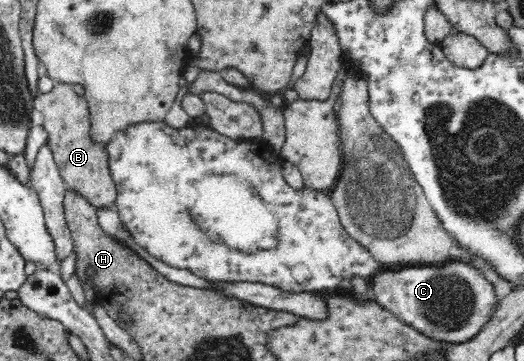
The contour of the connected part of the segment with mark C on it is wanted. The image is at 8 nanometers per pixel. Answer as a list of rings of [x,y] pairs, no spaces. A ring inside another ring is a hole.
[[[459,259],[444,265],[410,265],[397,271],[380,271],[370,279],[372,292],[374,292],[374,302],[424,336],[442,342],[452,344],[468,342],[470,338],[474,338],[482,330],[482,326],[492,318],[493,312],[496,312],[496,308],[498,308],[499,300],[492,283],[474,266]]]

